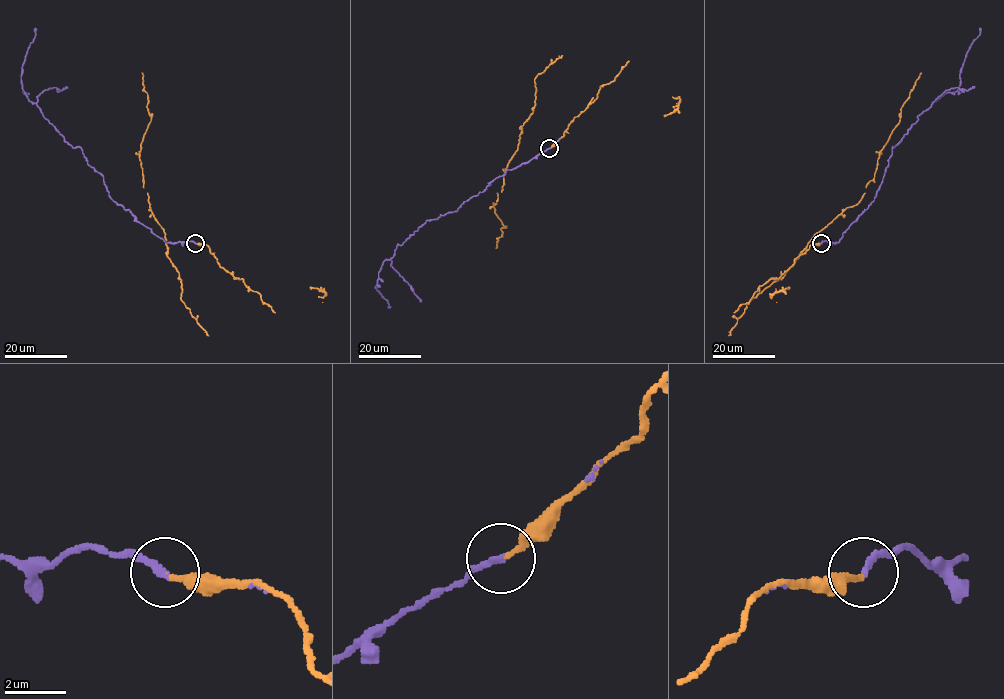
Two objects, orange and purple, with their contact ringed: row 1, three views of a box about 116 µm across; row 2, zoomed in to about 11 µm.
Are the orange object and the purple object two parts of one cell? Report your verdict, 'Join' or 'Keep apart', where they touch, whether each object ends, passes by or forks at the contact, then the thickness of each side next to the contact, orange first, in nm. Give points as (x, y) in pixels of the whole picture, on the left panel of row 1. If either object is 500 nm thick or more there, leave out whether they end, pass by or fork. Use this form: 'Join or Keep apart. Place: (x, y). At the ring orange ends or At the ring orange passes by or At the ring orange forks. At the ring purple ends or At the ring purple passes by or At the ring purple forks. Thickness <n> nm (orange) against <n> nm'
Join. Place: (195, 243). At the ring orange ends. At the ring purple ends. Thickness 180 nm (orange) against 220 nm

